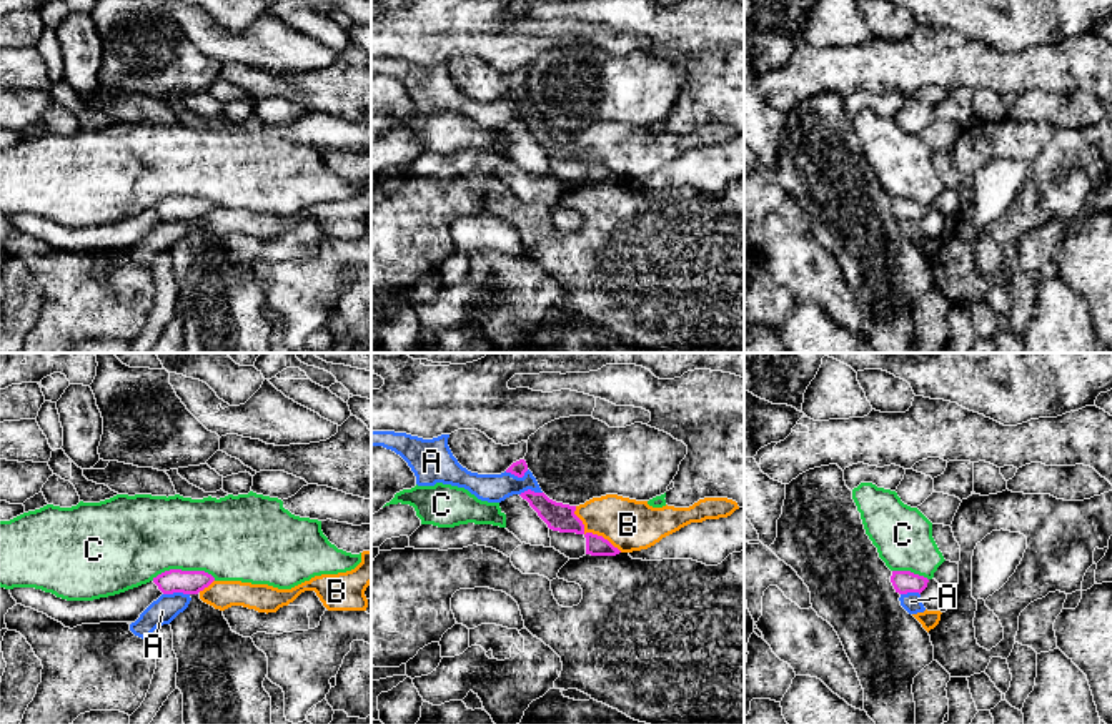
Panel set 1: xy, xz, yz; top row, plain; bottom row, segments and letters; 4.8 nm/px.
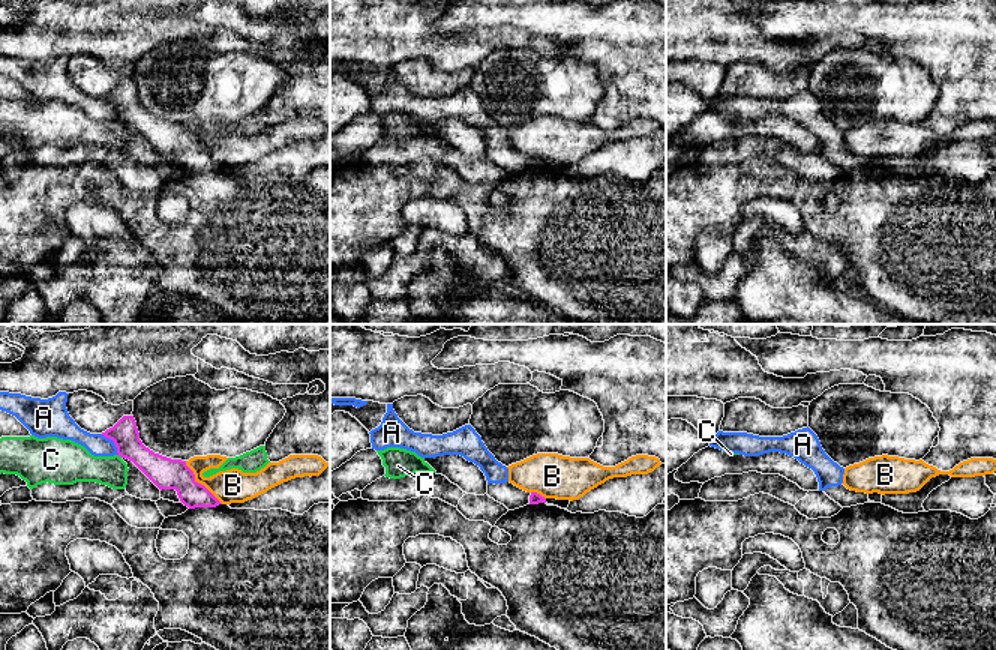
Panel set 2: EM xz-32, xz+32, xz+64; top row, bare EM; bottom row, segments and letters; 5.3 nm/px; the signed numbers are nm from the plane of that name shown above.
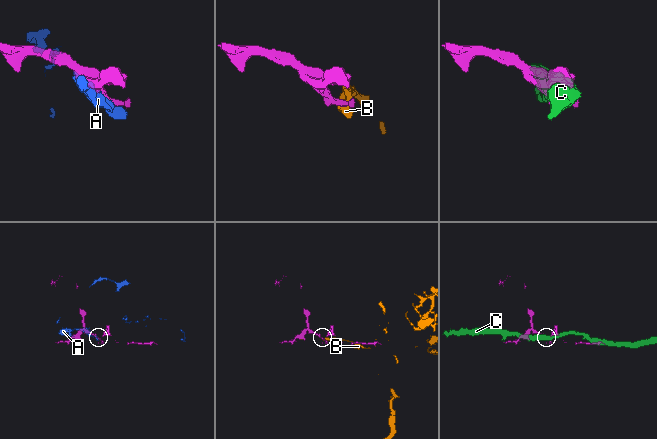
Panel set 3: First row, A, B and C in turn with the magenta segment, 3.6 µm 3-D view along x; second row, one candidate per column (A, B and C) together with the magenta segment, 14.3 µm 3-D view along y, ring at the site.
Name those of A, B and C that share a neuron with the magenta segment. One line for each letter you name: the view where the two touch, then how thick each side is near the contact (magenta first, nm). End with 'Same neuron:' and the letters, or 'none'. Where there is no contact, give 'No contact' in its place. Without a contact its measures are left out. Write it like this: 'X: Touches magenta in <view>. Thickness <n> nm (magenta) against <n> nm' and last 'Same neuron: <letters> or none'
Same neuron: none

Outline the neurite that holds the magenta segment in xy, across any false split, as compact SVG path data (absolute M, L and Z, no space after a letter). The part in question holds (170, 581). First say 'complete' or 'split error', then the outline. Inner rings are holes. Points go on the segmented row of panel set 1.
complete; M170 569L156 578L153 583L163 594L183 593L183 594L198 594L205 588L208 588L215 578L205 571L181 571Z

